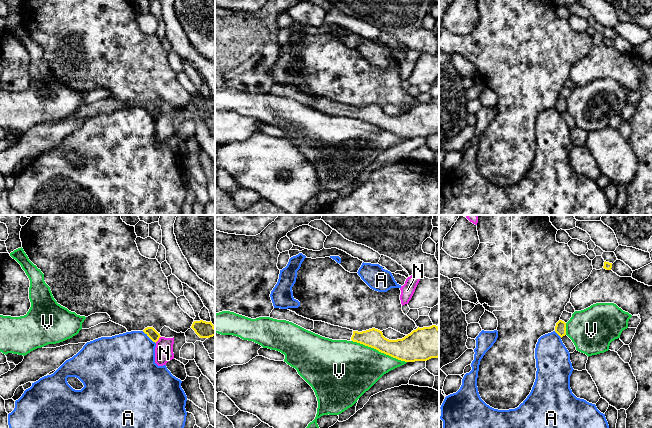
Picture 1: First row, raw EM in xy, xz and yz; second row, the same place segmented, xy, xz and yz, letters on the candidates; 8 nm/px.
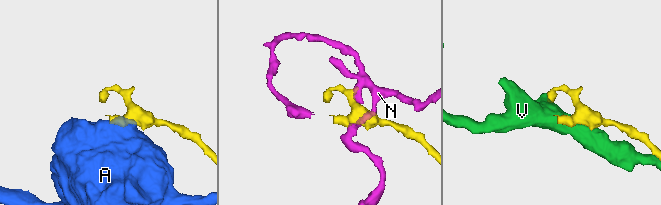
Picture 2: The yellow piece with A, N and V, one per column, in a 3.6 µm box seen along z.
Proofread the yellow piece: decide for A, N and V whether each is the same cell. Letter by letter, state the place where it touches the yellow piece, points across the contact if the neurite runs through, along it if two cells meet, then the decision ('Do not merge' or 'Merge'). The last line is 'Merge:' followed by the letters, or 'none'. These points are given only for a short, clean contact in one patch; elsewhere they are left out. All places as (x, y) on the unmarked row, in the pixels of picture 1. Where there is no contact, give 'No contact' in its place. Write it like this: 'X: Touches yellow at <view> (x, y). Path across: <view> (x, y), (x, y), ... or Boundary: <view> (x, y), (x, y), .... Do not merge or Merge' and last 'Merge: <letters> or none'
A: Touches yellow at xy (149, 113). Boundary: xy (142, 107), (155, 119). Do not merge
N: Touches yellow at xy (158, 115). Boundary: xy (160, 112), (155, 118). Do not merge
V: Touches yellow at xz (379, 127). Do not merge
Merge: none

